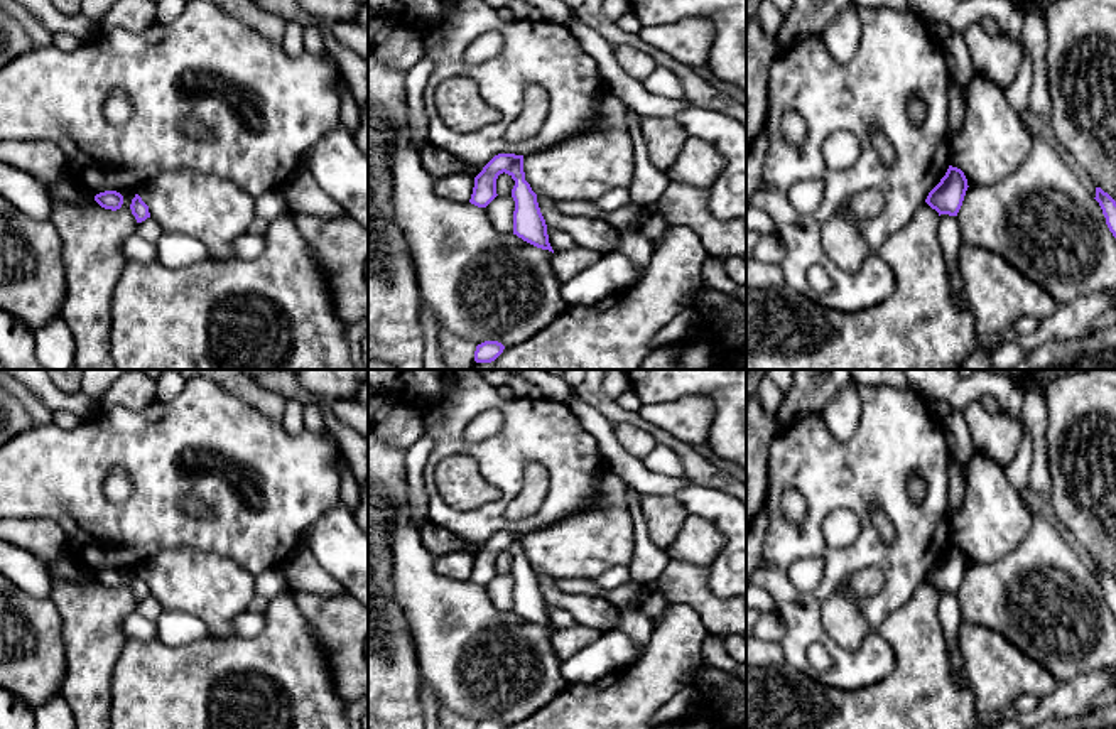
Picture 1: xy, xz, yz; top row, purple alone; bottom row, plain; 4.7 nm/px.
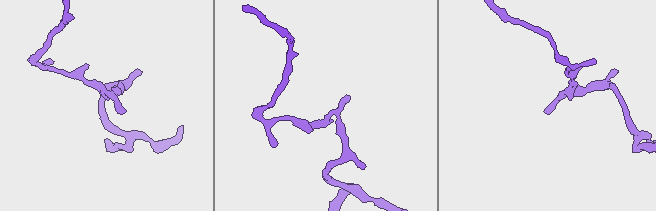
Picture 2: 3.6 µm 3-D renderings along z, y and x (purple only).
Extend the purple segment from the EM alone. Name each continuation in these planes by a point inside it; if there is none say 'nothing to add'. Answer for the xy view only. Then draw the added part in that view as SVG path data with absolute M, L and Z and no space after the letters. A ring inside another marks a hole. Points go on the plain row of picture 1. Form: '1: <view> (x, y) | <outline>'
nothing to add

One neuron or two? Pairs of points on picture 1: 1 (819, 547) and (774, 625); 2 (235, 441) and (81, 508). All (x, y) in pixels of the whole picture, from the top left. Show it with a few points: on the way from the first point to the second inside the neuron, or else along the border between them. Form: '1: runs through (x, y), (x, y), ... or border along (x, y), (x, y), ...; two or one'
1: border along (775, 610), (784, 623), (780, 642); two
2: runs through (191, 442), (122, 444), (102, 464); one

